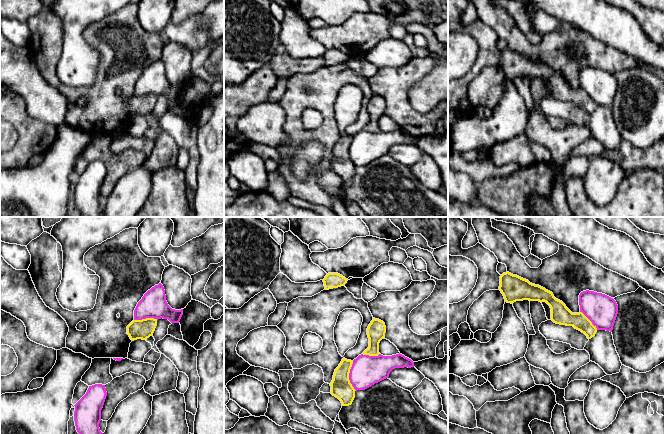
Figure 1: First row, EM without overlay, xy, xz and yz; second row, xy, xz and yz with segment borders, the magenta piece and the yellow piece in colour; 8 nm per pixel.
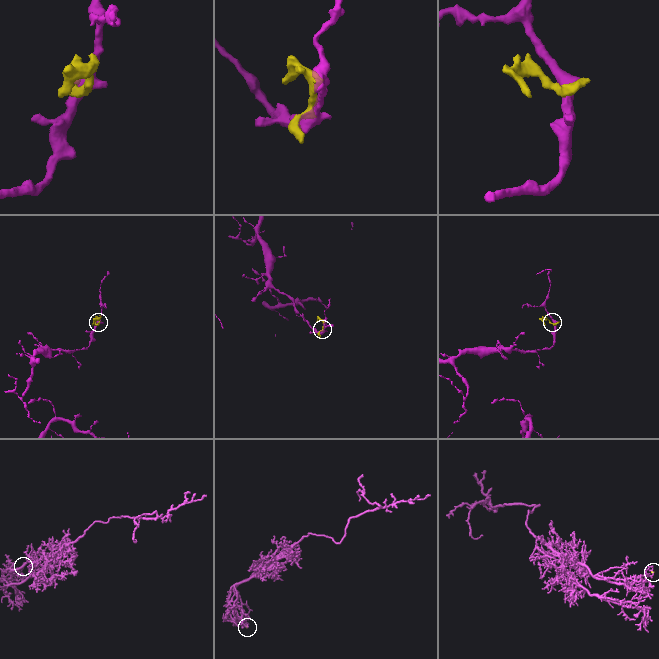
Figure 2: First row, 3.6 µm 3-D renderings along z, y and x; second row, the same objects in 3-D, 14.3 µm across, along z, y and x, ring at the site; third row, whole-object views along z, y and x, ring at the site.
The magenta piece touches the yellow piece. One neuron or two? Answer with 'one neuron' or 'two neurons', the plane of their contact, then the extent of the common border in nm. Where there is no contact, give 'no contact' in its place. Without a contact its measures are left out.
two neurons | xz | 240 nm

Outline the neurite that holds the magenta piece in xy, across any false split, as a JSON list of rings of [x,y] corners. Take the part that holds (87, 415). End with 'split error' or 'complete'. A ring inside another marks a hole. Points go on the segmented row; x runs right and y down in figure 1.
[[[95,384],[89,386],[86,394],[74,405],[74,421],[79,434],[103,434],[99,423],[106,396],[105,385]]]; complete

